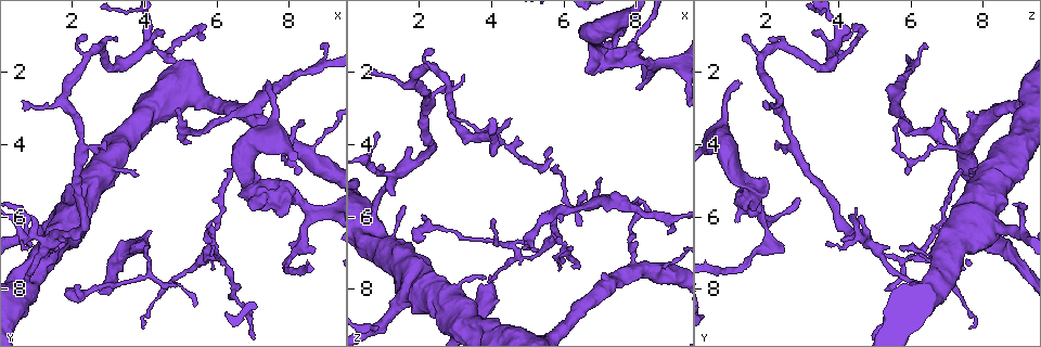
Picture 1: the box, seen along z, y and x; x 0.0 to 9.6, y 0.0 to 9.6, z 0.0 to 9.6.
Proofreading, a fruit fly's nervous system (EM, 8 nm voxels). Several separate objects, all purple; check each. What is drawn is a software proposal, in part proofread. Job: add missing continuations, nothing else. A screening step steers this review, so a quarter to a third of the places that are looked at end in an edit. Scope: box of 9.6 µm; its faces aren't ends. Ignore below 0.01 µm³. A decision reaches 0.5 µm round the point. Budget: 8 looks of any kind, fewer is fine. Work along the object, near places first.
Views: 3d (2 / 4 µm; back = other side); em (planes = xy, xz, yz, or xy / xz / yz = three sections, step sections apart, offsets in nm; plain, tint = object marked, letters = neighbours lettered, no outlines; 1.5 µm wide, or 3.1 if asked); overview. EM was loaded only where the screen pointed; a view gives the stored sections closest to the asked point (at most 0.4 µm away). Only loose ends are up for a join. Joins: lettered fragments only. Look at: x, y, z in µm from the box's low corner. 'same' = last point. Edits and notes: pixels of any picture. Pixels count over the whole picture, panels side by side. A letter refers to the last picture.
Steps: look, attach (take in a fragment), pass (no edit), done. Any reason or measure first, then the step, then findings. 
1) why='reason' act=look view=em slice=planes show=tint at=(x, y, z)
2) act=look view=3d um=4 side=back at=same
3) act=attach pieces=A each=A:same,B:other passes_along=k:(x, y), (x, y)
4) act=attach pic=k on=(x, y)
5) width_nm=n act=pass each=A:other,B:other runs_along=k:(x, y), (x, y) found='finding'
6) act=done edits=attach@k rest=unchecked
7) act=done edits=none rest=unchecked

why='tapers out' act=look view=em slice=planes show=letters at=(5.25, 4.00, 7.00)

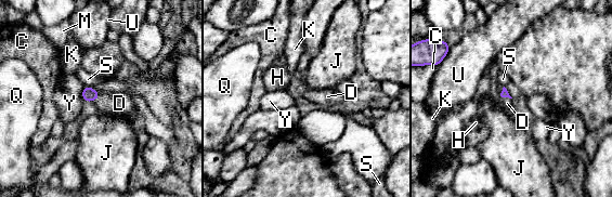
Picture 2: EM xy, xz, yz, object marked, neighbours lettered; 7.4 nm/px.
act=attach pieces=D each=C:other,D:same,H:other,J:other,K:other,M:other,Q:other,S:other,U:other,Y:other passes_along=2:(504, 93), (502, 96), (507, 103) found='the neuron continues'

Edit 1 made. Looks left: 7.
act=look view=em slice=xz step=8 show=tint at=(8.80, 1.30, 6.45)

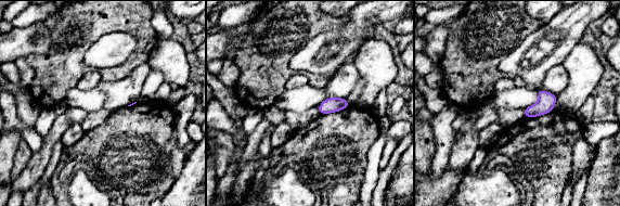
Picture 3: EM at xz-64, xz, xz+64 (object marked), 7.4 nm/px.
why='cut it another way' act=look view=em slice=planes show=letters at=same

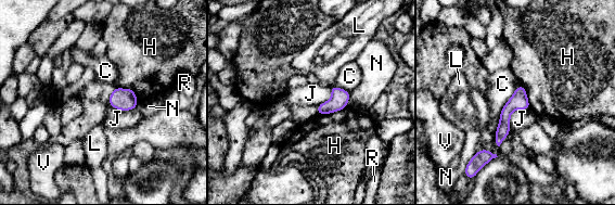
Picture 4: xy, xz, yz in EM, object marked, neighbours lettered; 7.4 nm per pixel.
act=pass each=C:other,H:other,J:other,L:other,N:other,R:other,V:other found='none of them fits'

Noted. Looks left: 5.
why='an open end' act=look view=3d um=2 side=back at=(3.30, 1.05, 2.10)

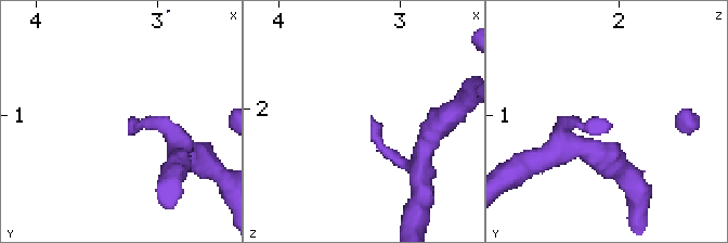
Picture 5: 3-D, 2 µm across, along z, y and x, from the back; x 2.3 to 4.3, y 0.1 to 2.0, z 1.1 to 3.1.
why='need the tissue' act=look view=em slice=xy step=4 show=letters at=(3.24, 1.02, 2.08)

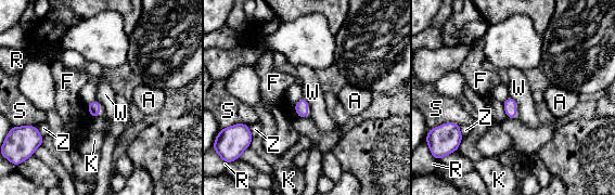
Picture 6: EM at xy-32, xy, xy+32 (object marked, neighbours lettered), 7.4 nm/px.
why='another direction' act=look view=em slice=planes show=letters at=same

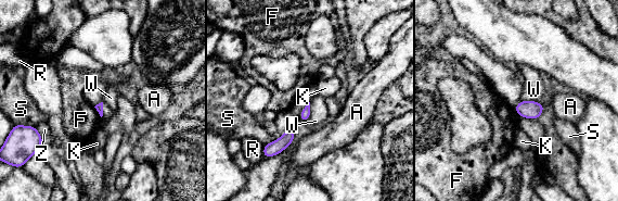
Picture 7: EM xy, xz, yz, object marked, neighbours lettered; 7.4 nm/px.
act=pass each=A:other,F:other,K:other,R:other,S:other,W:other,Z:other border=7:(520, 100), (535, 100), (541, 103) found='none of them fits'

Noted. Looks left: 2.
act=done edits=attach@2 rest=unchecked

